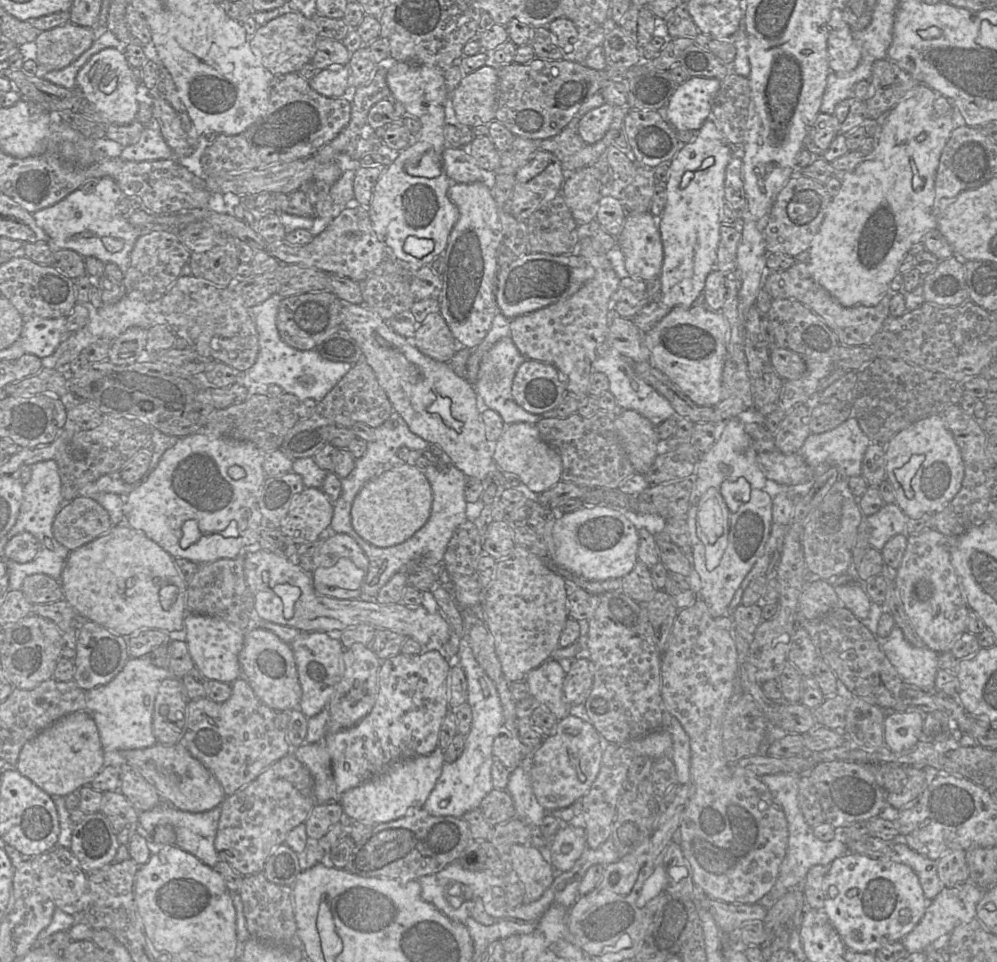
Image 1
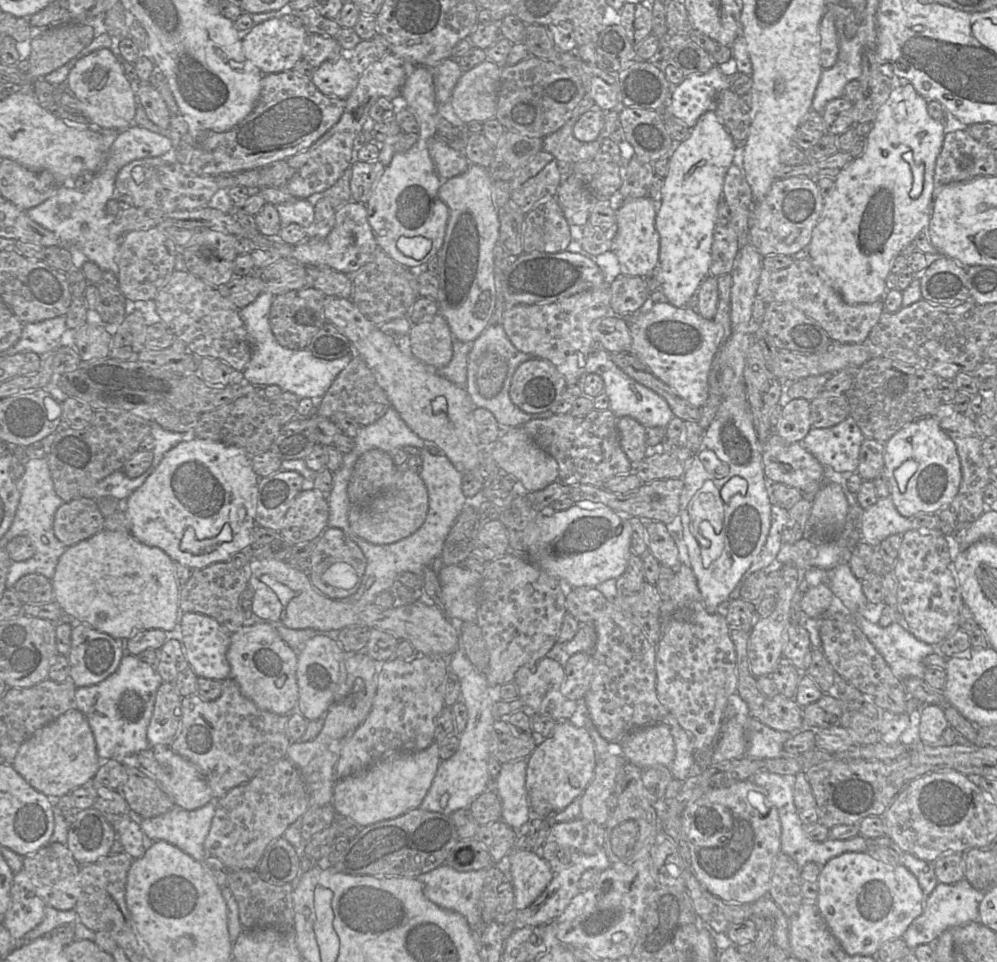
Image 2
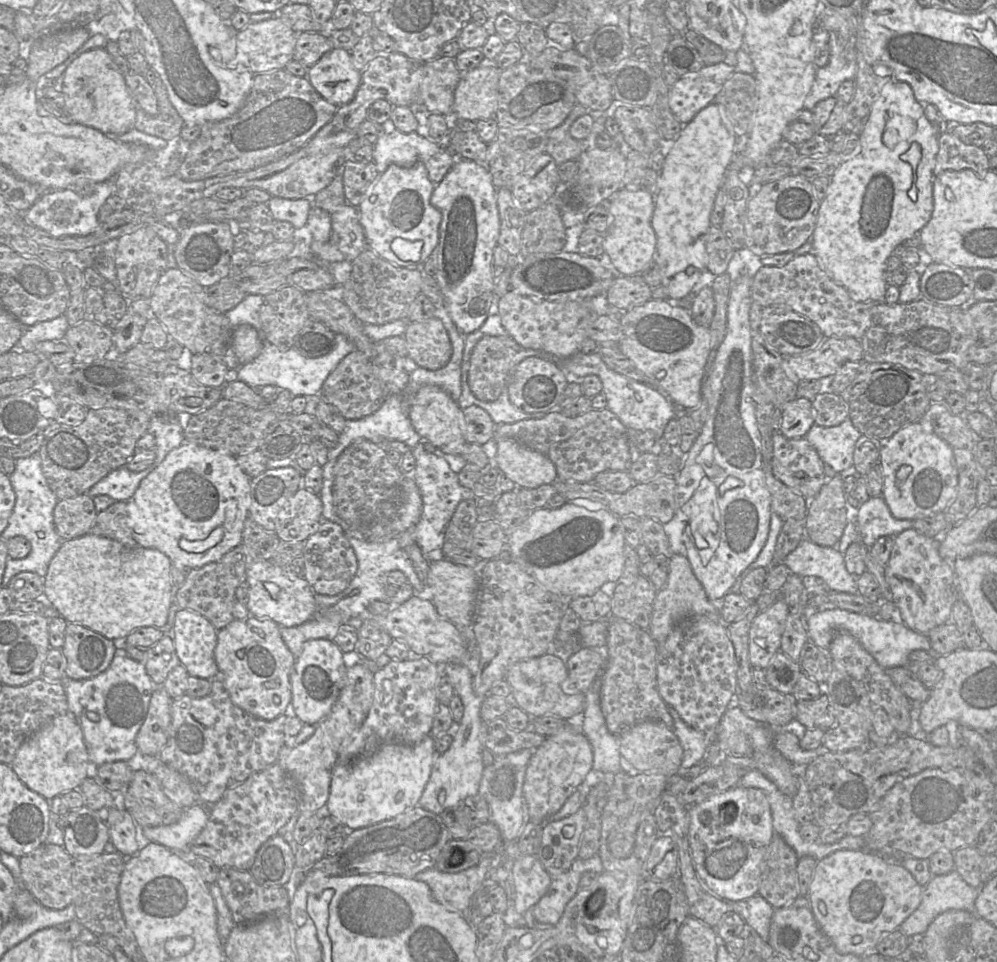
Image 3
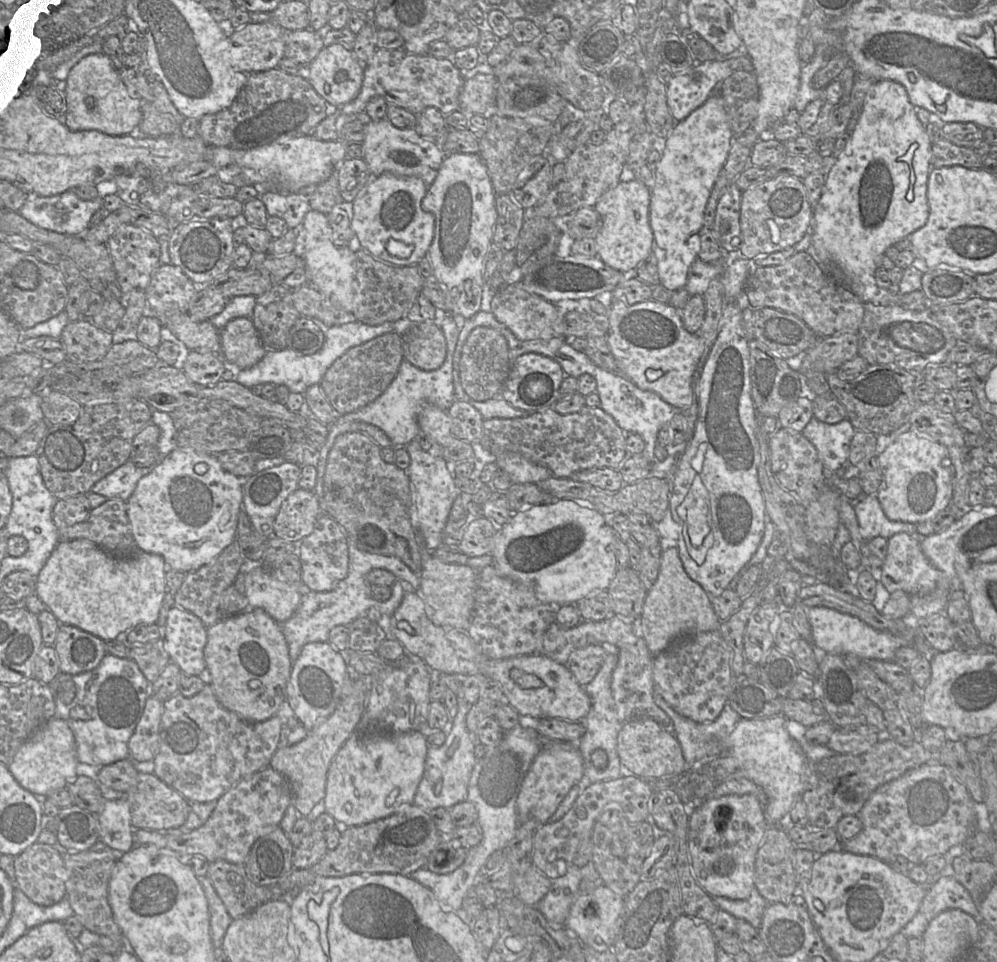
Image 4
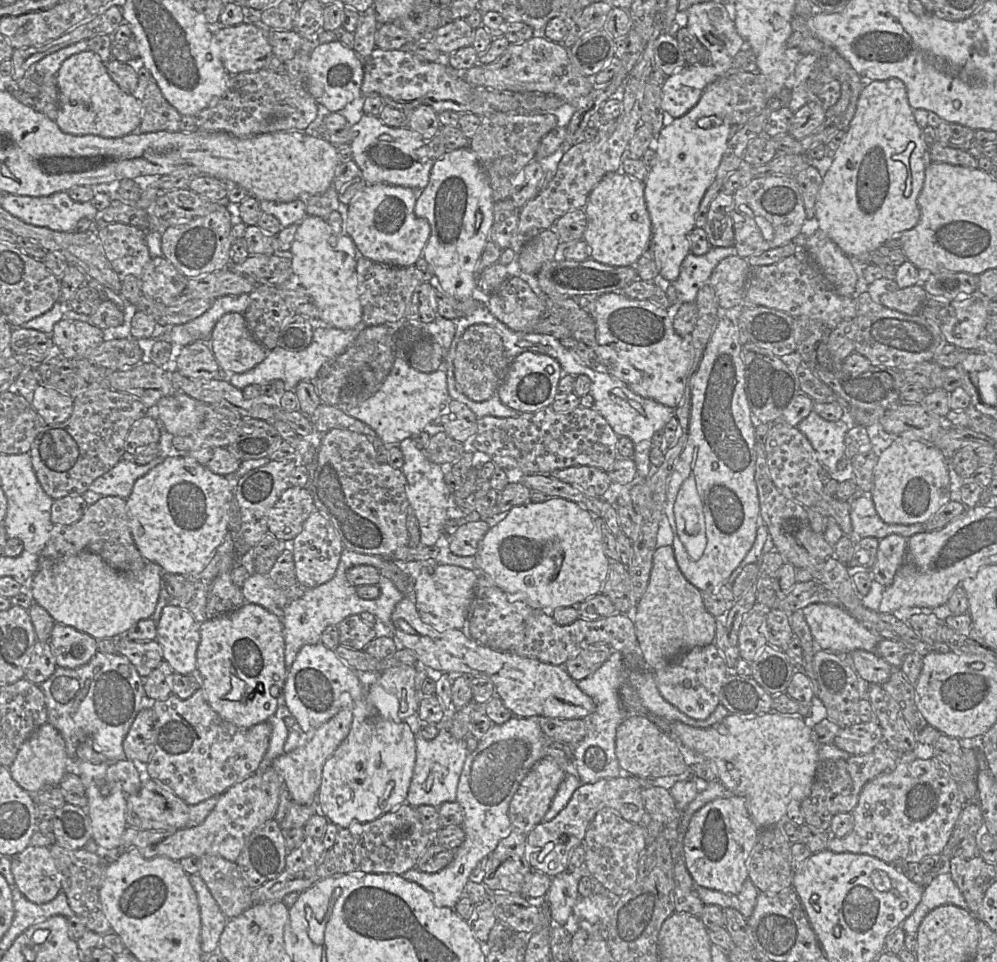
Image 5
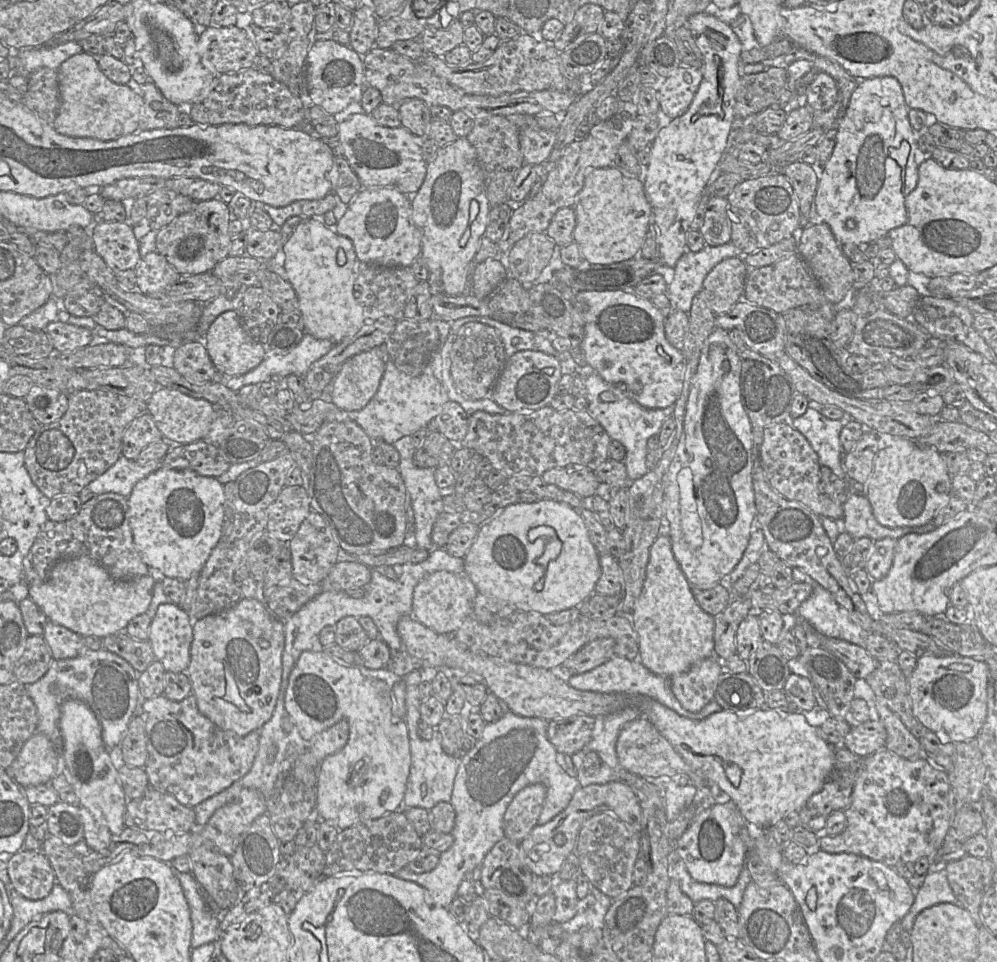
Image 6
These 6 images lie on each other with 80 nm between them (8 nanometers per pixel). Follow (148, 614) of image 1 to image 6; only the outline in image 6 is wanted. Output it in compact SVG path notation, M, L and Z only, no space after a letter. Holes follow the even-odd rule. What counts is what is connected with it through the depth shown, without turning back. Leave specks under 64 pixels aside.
M82 556L82 557L63 559L55 563L50 570L47 580L39 585L29 586L28 593L31 600L44 612L48 620L56 624L59 624L61 626L64 626L69 630L79 634L82 637L90 636L90 637L104 638L106 636L113 635L121 631L125 631L125 628L127 627L128 623L134 617L141 615L147 611L153 596L153 589L156 582L156 577L161 577L161 576L157 576L156 573L151 572L148 575L134 578L131 580L116 580L113 577L111 577L109 573L99 563L97 563L96 561L92 560L89 557Z

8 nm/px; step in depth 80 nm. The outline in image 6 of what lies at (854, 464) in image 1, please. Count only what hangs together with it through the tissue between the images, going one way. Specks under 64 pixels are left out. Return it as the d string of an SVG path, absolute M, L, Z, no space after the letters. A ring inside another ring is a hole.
M808 407L802 416L791 419L791 426L807 439L818 456L819 464L828 467L839 479L845 475L842 468L844 453L839 436L847 418L831 420Z

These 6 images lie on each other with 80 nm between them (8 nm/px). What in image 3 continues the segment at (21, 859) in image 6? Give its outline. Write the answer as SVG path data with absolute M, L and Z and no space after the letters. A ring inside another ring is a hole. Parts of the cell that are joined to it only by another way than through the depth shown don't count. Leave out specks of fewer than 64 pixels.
M43 843L27 855L19 858L21 885L44 907L62 910L73 905L74 887L72 873L74 857L64 848L51 843Z

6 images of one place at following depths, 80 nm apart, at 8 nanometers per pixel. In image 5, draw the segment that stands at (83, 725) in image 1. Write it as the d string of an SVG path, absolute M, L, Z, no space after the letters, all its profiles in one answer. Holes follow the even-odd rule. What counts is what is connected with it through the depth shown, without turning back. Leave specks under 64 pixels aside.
M45 723L20 746L8 770L17 784L33 795L44 787L59 786L60 781L67 773L67 763L68 755L62 735L53 725Z

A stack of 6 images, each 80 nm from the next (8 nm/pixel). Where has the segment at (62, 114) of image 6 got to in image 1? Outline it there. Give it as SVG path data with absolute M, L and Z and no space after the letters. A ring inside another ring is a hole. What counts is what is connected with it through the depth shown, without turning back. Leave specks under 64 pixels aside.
M106 48L93 55L76 75L76 88L110 124L126 125L136 120L137 83L123 49Z

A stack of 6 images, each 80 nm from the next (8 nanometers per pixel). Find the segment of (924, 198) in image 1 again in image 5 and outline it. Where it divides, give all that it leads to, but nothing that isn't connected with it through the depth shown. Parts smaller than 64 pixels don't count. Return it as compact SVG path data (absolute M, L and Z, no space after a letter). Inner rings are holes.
M898 78L865 81L854 117L823 177L815 205L818 228L824 231L850 258L869 255L887 240L899 237L902 232L917 225L920 220L918 197L924 185L926 166L930 162L922 128L917 124L914 110L908 103L904 83ZM909 143L915 144L910 155L912 190L910 196L905 197L907 168L901 161L893 160L892 156L903 152ZM914 285L896 291L887 291L878 297L878 303L886 308L913 315L919 313L928 297L922 286Z

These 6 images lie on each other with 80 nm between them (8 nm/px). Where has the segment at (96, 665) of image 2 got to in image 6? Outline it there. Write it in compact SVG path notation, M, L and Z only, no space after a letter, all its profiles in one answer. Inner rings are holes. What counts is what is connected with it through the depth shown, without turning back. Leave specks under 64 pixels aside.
M50 620L46 623L42 636L56 660L75 658L90 650L85 646L82 636Z

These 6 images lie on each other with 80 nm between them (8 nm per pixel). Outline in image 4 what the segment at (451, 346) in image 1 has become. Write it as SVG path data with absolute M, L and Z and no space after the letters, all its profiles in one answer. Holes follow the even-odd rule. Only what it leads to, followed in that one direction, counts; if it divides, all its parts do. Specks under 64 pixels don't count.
M436 322L411 325L402 335L402 347L404 359L424 371L439 369L446 359L446 339Z

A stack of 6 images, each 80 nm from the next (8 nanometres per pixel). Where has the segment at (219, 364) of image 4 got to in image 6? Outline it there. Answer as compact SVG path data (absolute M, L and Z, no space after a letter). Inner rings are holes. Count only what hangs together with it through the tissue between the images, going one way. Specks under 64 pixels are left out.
M202 341L180 345L175 353L174 369L187 380L196 384L212 381L217 372Z

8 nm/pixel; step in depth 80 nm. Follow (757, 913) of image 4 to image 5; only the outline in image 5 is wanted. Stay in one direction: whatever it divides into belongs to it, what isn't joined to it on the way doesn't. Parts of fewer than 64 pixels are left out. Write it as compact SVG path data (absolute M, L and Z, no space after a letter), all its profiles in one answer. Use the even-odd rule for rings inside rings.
M746 879L741 891L737 895L724 894L719 891L699 886L695 883L695 890L705 905L716 905L722 909L732 908L737 910L745 919L754 911L759 891L751 880Z

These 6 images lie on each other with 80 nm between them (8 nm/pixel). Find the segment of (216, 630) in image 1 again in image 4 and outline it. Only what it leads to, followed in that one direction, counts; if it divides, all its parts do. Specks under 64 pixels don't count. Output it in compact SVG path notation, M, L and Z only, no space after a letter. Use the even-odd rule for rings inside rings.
M173 606L167 614L163 640L171 662L177 664L185 675L205 676L207 627L199 617Z

